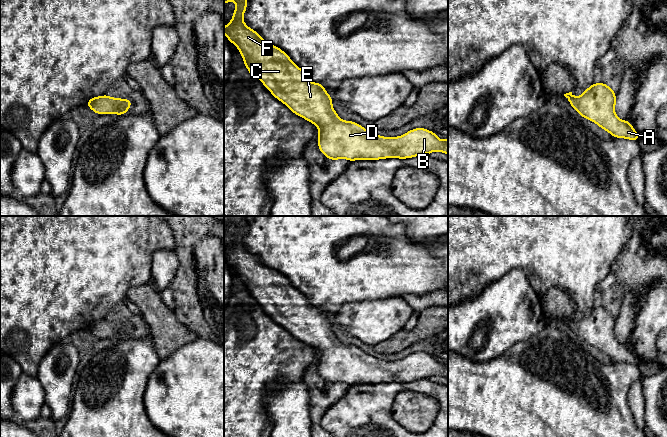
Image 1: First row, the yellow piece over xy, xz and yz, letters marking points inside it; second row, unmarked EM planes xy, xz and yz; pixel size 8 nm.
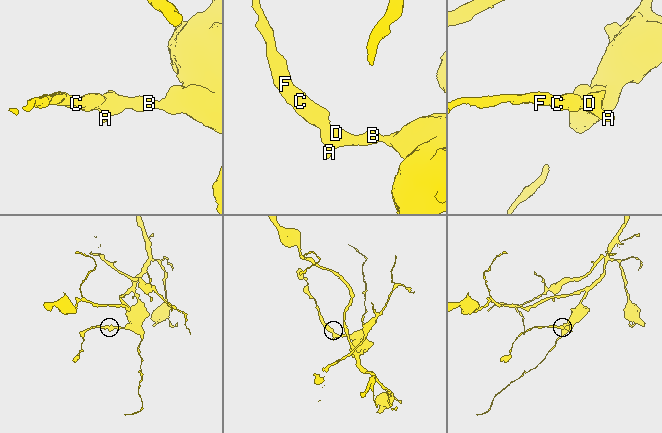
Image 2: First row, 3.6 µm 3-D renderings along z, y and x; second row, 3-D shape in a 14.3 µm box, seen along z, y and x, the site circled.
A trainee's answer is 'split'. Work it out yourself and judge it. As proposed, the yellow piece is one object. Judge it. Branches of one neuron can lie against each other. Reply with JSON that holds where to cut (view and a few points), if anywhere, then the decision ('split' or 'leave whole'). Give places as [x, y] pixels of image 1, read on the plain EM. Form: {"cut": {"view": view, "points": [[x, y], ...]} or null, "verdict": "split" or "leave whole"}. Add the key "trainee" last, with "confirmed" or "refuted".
{"cut": null, "verdict": "leave whole", "trainee": "refuted"}

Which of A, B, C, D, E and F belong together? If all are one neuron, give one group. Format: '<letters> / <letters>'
A B C D E F

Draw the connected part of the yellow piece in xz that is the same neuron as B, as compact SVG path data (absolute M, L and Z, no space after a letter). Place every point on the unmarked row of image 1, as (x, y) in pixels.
M224 216L224 228L233 225L237 228L231 245L224 251L224 258L230 267L239 274L250 299L256 300L271 318L285 328L294 338L318 351L318 372L329 384L347 383L380 384L386 382L407 383L431 376L443 376L448 379L448 363L441 364L430 354L415 352L398 361L383 361L375 358L354 345L342 344L332 330L332 321L325 311L316 306L310 306L306 297L298 291L291 282L279 271L274 270L249 252L243 245L247 234L245 216Z

